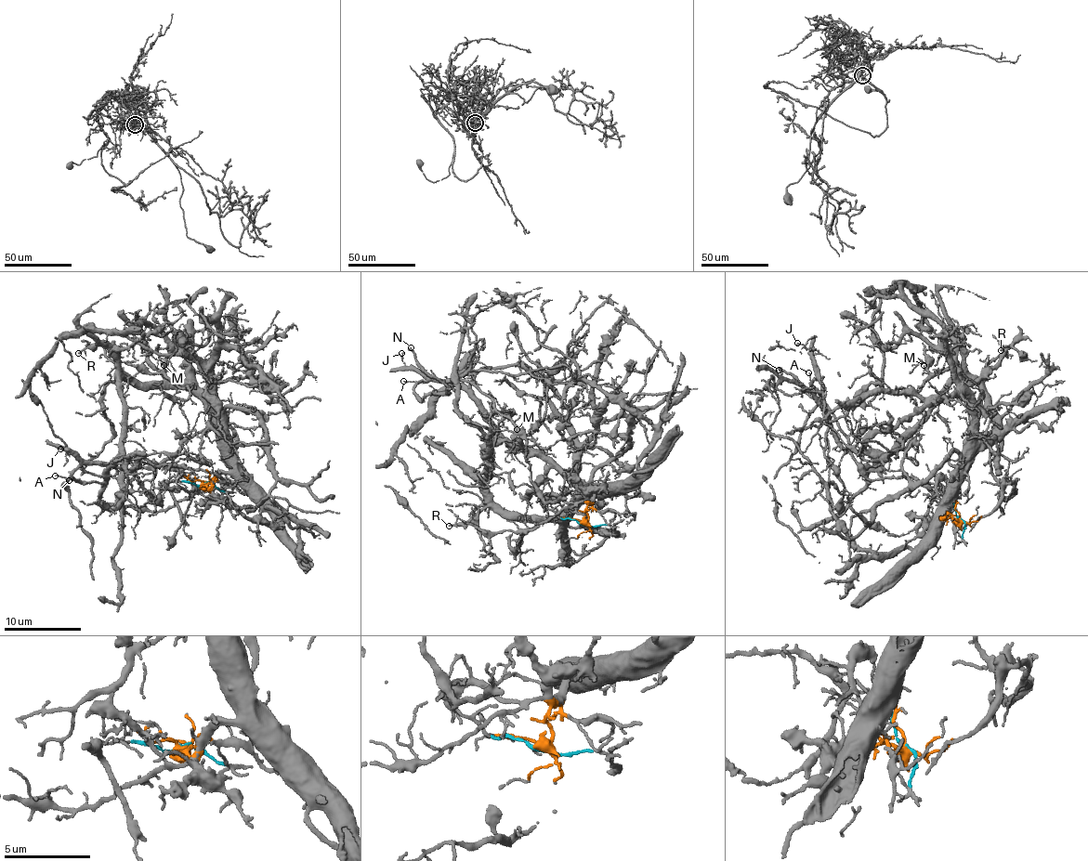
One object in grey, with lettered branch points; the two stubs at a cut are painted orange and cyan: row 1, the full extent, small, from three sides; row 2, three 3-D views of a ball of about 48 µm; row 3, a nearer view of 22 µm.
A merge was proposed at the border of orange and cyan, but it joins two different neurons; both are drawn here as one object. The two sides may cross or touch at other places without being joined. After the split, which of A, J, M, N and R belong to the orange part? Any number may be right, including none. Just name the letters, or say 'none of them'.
M, N, R

